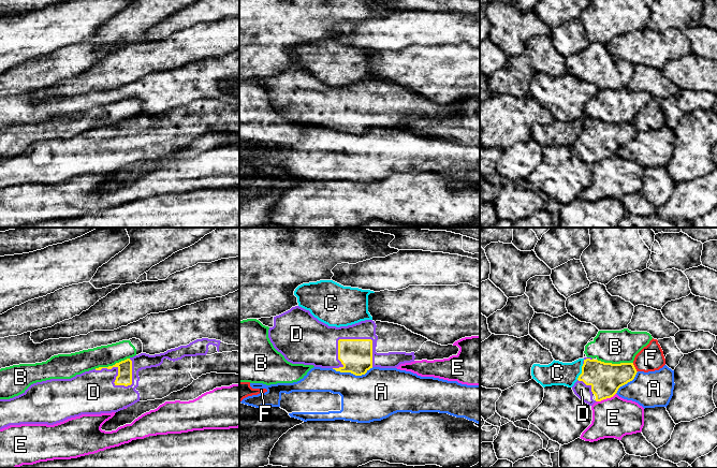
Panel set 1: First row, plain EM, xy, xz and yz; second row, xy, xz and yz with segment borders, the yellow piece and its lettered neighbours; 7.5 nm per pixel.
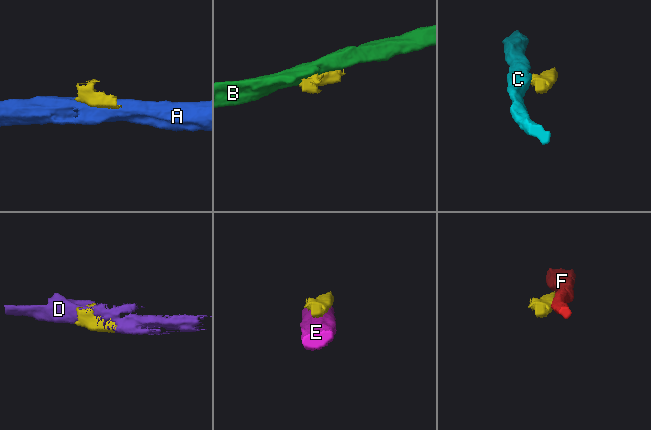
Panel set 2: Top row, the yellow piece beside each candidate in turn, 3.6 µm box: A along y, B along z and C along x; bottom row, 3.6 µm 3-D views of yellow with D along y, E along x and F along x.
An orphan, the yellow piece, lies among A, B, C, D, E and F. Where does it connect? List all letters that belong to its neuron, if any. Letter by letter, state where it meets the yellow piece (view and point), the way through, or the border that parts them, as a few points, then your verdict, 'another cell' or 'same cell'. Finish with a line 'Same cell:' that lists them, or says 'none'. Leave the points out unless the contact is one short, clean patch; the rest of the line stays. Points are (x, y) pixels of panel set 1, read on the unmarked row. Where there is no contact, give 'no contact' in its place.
A: xz (352, 132) | another cell
B: yz (615, 123) | another cell
C: yz (582, 131) | along yz (583, 123), (582, 131), (576, 139) | another cell
D: xz (338, 100) | same cell
E: yz (605, 158) | along yz (615, 152), (597, 161) | another cell
F: yz (634, 127) | along yz (632, 122), (637, 131) | another cell
Same cell: D

